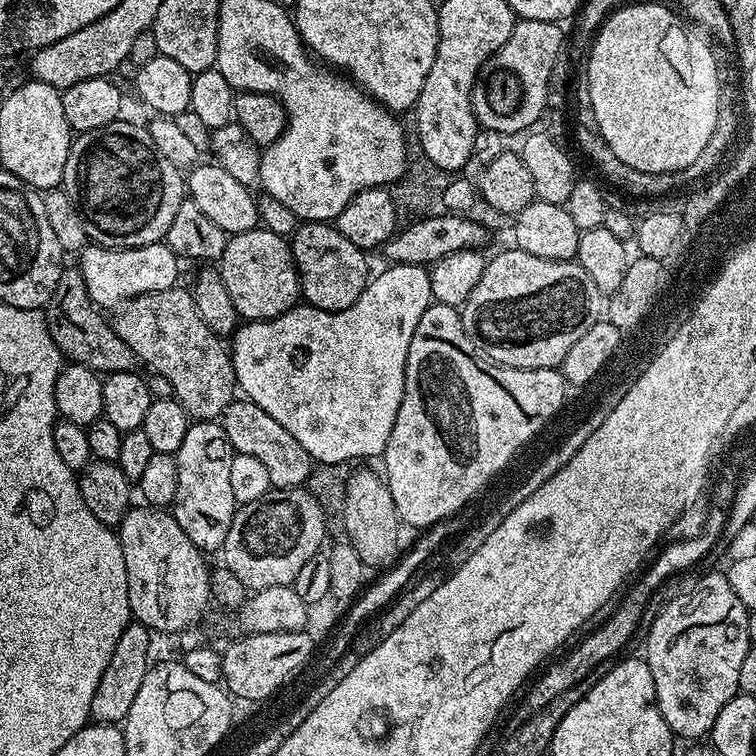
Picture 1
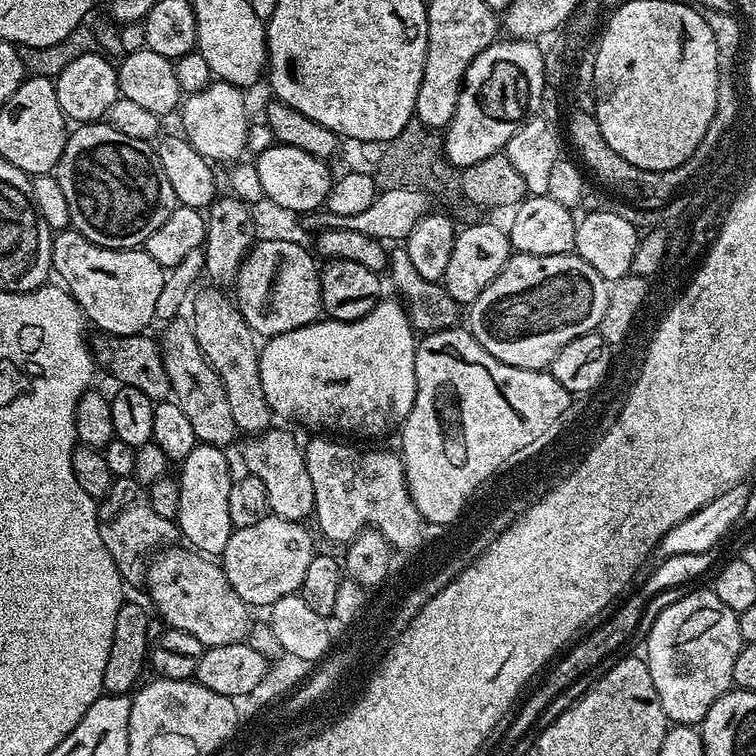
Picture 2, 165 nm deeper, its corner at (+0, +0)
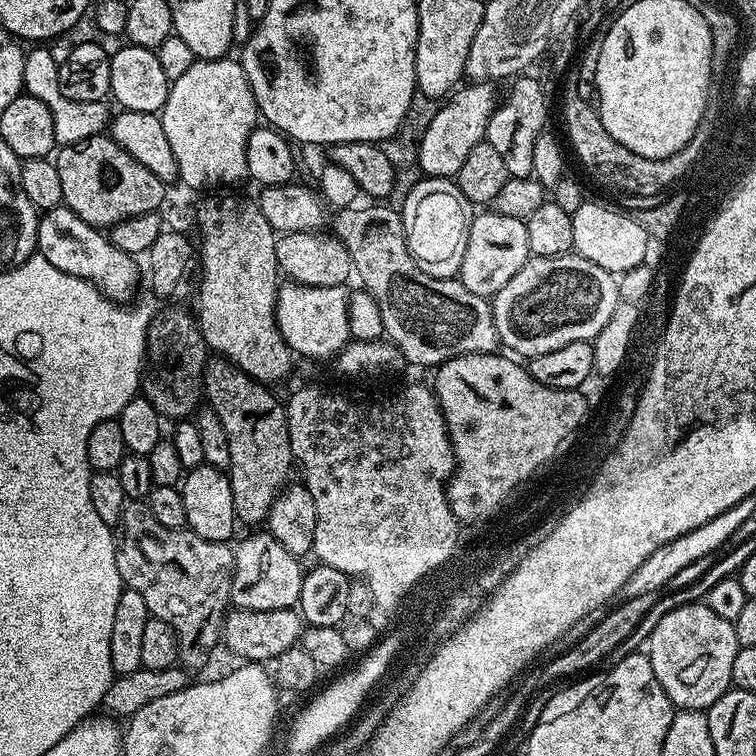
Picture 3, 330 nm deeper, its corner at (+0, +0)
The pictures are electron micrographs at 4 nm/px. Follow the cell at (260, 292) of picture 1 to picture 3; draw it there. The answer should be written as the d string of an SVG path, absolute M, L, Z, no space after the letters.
M284 282L279 285L276 294L276 321L282 338L297 357L305 356L308 360L328 360L340 355L340 351L350 342L350 318L348 317L349 289L344 284L334 286L310 286Z

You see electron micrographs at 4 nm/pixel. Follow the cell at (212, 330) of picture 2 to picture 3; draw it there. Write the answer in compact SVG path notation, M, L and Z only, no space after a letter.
M223 358L209 359L208 367L204 369L203 395L206 397L207 407L212 408L222 422L230 444L230 464L226 471L232 482L236 518L241 525L263 525L268 519L270 506L289 483L288 475L291 474L292 468L294 472L294 457L288 433L288 414L282 400L272 392L275 391L271 387L261 384L258 380L250 379L242 369L236 368Z

